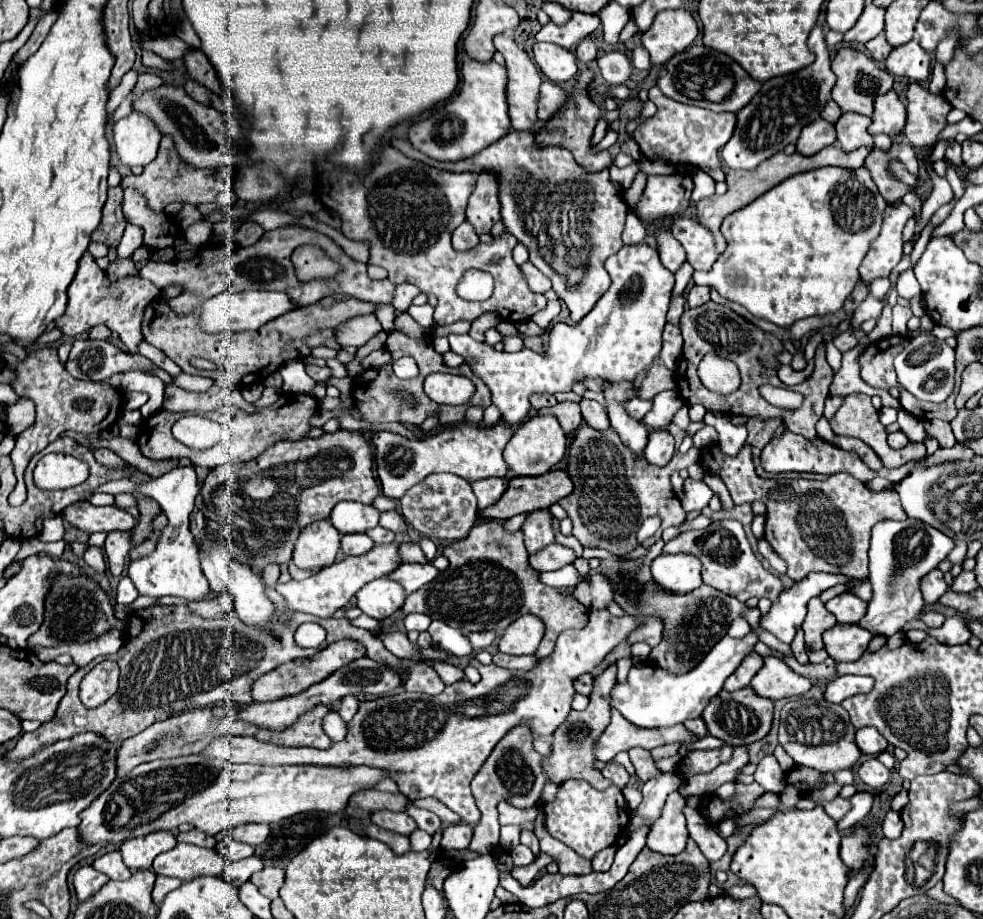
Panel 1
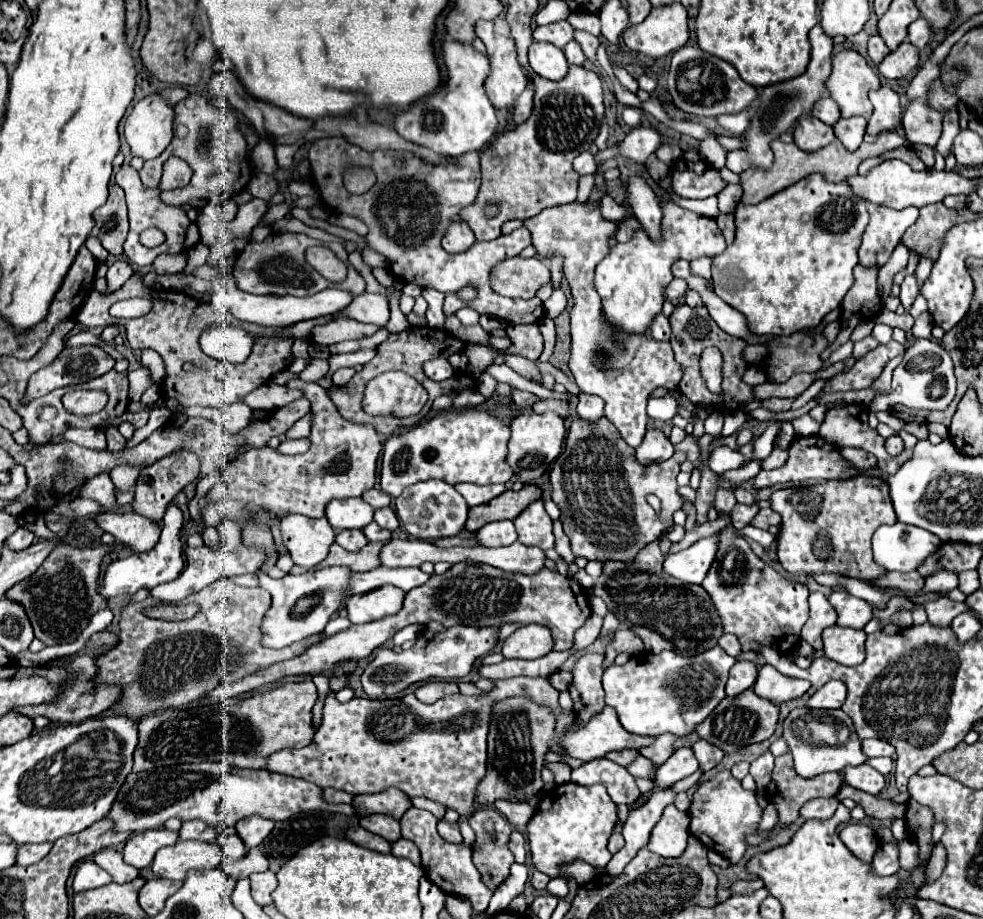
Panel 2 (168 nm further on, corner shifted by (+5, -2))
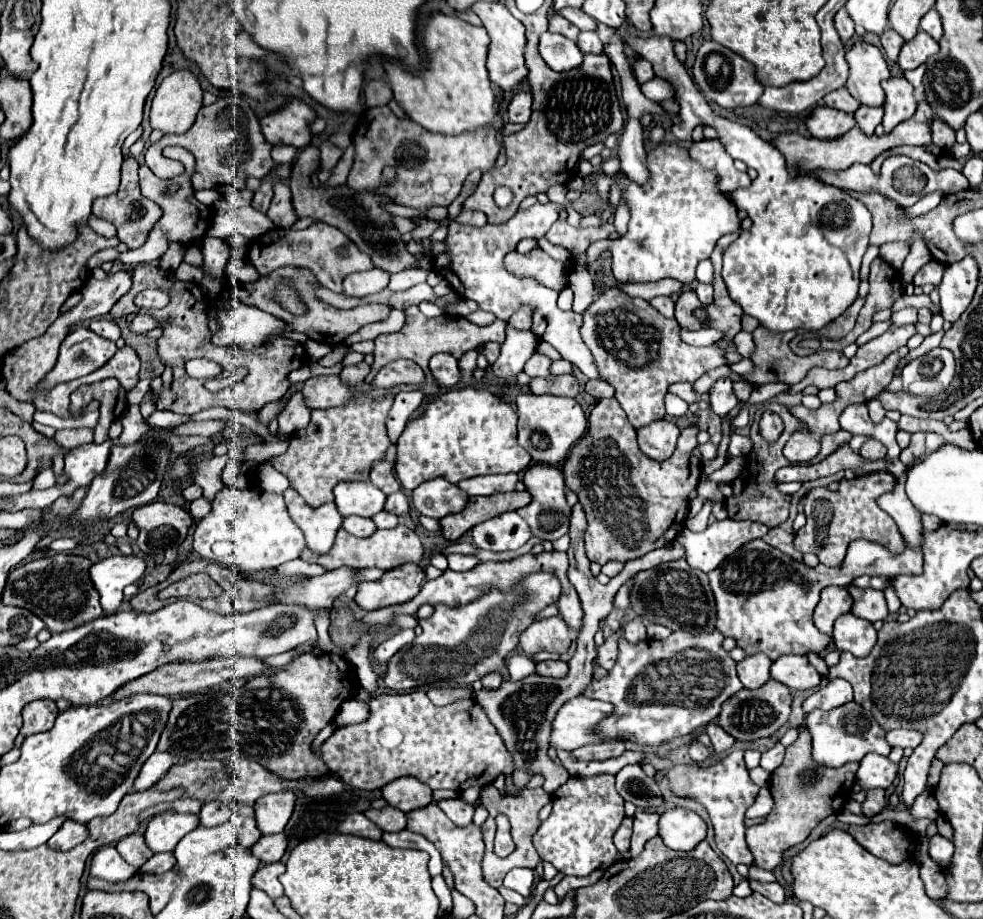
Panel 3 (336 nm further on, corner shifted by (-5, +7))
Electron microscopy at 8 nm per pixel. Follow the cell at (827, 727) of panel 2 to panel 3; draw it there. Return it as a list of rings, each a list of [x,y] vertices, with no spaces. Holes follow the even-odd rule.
[[[855,701],[845,703],[837,709],[831,711],[813,711],[807,715],[807,729],[813,735],[813,759],[819,765],[827,767],[841,767],[849,761],[861,761],[863,755],[867,753],[879,753],[879,755],[889,755],[891,745],[887,745],[885,735],[887,731],[877,725],[877,721],[867,713],[861,705]]]

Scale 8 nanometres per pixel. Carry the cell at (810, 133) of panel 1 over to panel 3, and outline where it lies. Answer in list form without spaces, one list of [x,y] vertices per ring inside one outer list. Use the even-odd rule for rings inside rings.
[[[819,105],[807,119],[807,129],[817,139],[837,139],[857,125],[855,117],[827,105]]]

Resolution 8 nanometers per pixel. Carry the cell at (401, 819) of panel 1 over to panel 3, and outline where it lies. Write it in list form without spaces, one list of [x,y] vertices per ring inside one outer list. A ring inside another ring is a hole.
[[[369,807],[365,811],[367,819],[371,819],[381,831],[401,831],[405,829],[405,813],[395,809],[395,807],[385,807],[385,809],[373,809]]]

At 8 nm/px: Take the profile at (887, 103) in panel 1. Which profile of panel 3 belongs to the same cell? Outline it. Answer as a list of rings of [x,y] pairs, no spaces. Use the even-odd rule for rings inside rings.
[[[891,77],[883,81],[885,89],[885,117],[883,117],[883,127],[885,133],[891,133],[899,123],[907,121],[913,117],[917,109],[917,99],[915,99],[915,89],[905,77]]]

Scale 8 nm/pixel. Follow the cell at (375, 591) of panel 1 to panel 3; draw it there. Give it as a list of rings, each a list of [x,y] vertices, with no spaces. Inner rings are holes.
[[[415,563],[401,565],[389,569],[381,579],[373,583],[361,583],[355,601],[365,611],[403,605],[419,593],[423,581],[425,581],[425,573],[419,565]]]

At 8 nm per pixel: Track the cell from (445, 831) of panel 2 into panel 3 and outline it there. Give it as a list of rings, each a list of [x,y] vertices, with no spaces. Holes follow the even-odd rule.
[[[443,799],[437,803],[441,807],[441,811],[459,827],[469,825],[473,819],[473,805],[465,803],[463,799]]]

